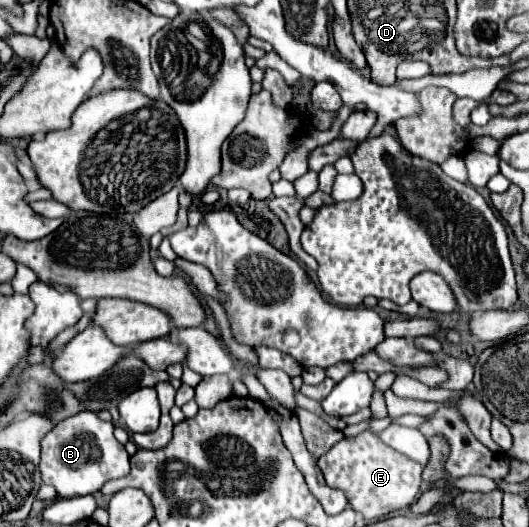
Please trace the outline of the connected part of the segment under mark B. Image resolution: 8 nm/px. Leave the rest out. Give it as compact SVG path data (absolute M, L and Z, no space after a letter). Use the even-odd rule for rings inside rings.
M92 411L76 413L54 425L42 439L40 473L46 485L52 485L62 499L82 497L98 493L98 489L110 481L128 475L130 457L122 443L114 437L114 425L102 421Z

